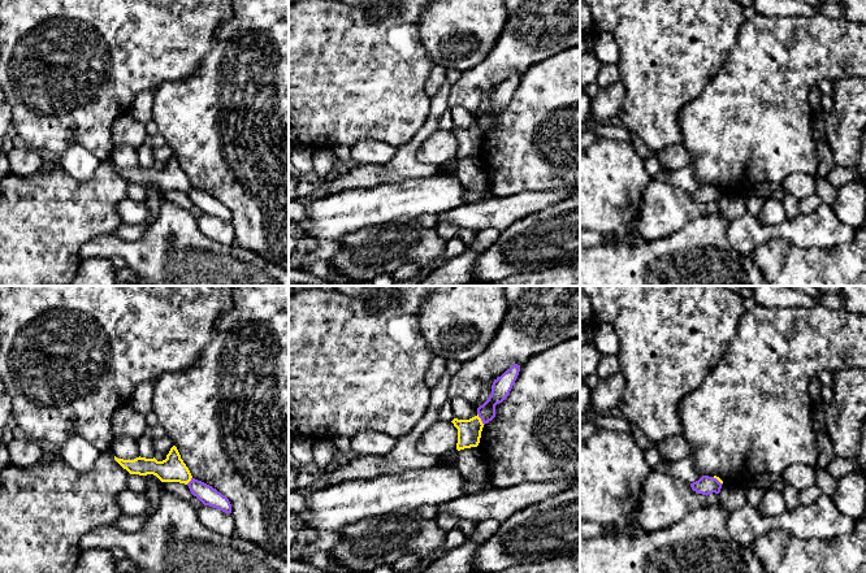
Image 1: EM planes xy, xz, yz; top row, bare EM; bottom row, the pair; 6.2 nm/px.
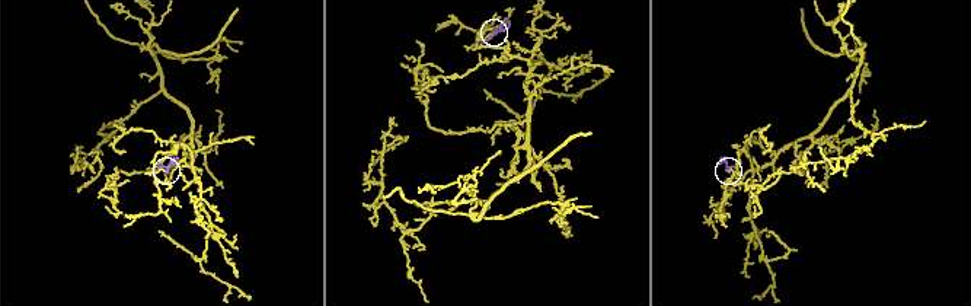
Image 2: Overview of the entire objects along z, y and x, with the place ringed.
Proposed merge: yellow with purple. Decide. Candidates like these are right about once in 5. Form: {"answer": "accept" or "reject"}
{"answer": "reject"}

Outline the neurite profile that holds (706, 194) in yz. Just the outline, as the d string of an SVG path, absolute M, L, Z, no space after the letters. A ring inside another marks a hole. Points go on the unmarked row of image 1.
M702 185L698 190L690 192L690 196L693 200L702 203L702 204L709 204L709 203L719 203L722 194L716 187L709 186L709 185Z

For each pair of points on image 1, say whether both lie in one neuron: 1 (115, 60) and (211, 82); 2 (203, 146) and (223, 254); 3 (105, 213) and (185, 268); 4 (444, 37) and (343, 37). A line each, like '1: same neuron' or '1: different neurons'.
1: different neurons
2: different neurons
3: different neurons
4: different neurons

